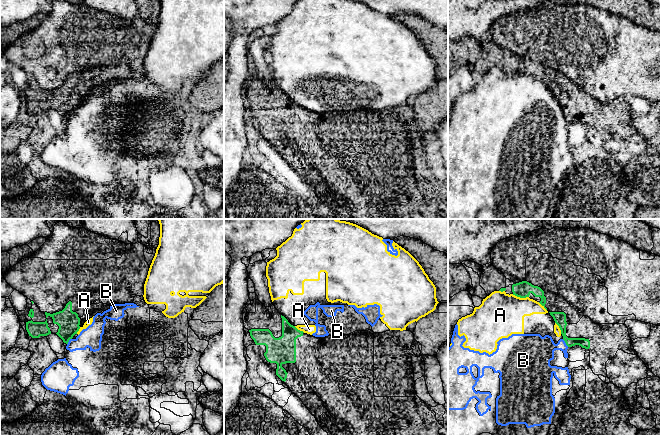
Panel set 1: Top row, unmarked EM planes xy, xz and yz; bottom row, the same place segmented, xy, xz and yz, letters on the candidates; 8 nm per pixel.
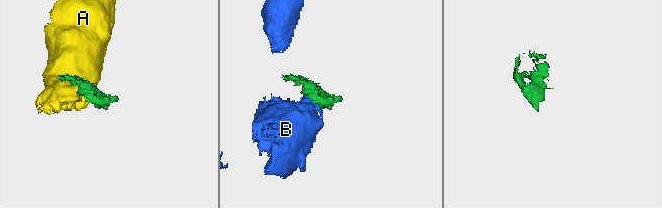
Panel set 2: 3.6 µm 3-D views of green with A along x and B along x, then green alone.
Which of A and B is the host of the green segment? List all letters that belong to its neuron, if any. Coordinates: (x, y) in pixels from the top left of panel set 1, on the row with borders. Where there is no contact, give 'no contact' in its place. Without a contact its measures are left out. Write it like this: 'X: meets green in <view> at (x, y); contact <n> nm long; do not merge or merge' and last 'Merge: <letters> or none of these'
A: meets green in yz at (520, 297); contact 140 nm long; do not merge
B: meets green in yz at (565, 342); contact 80 nm long; do not merge
Merge: none of these

